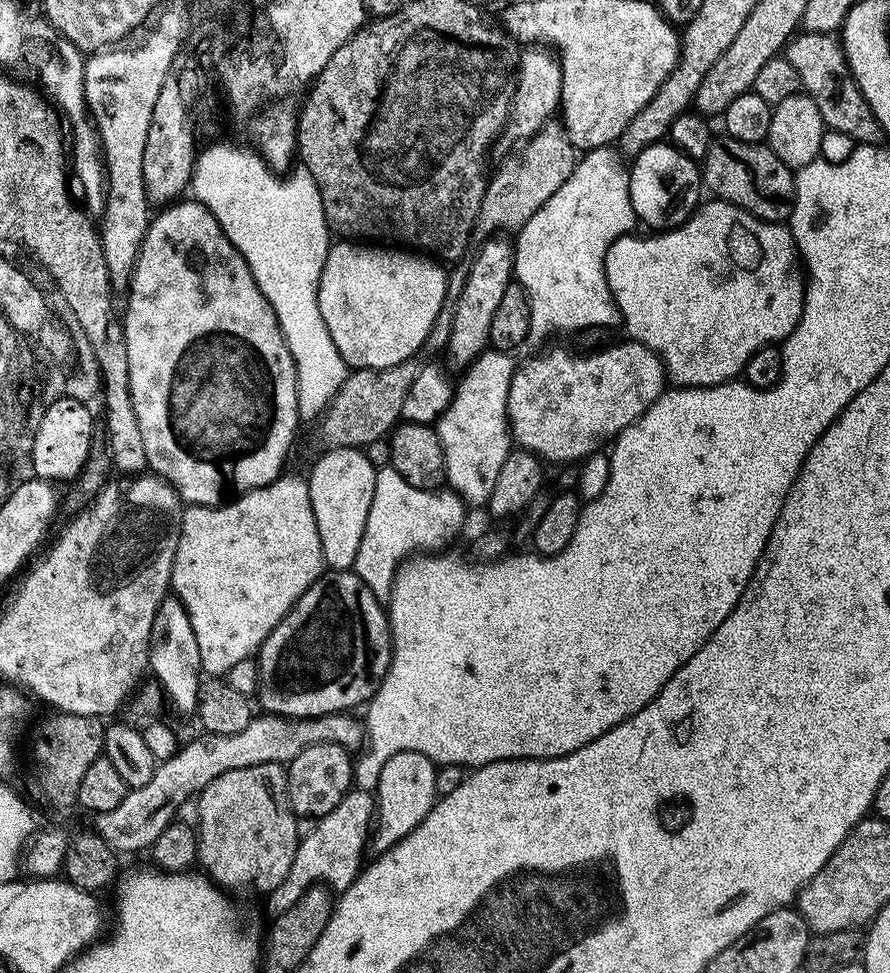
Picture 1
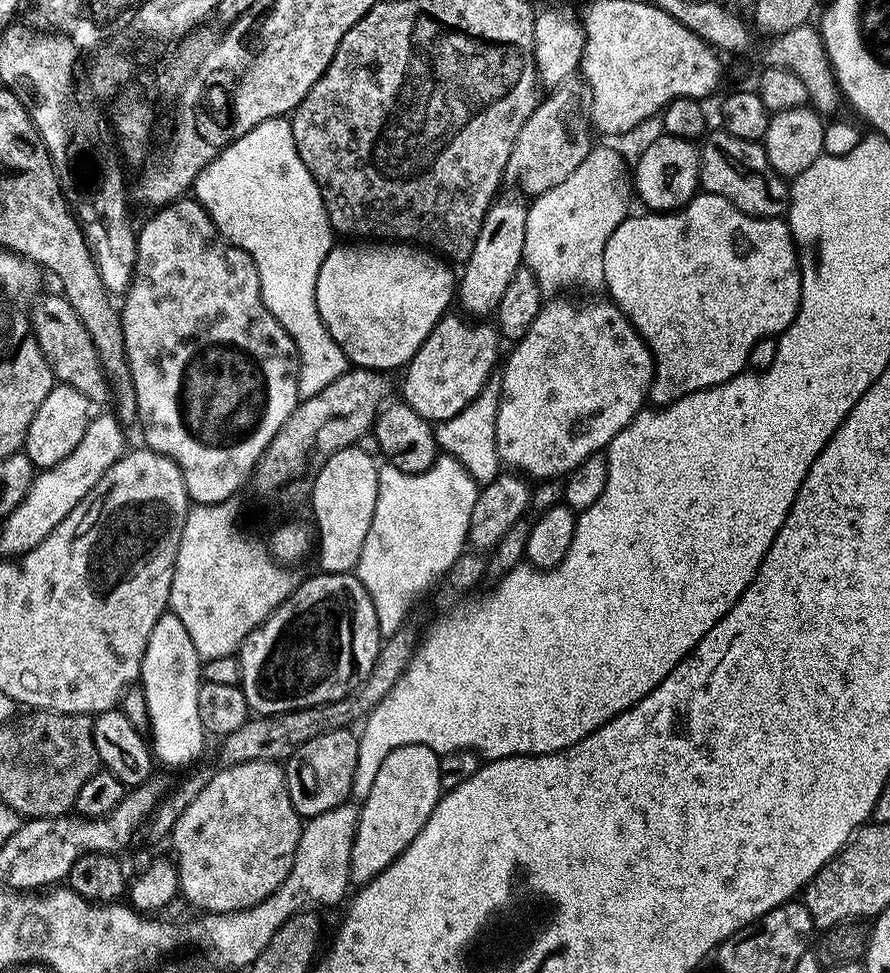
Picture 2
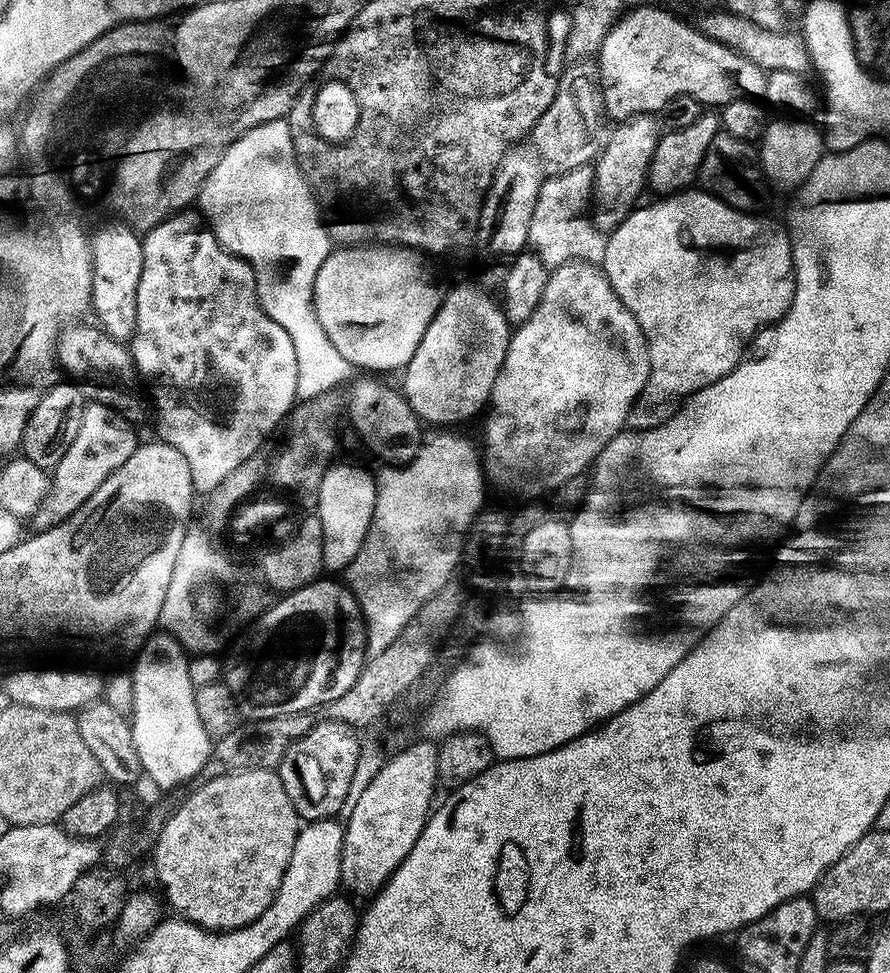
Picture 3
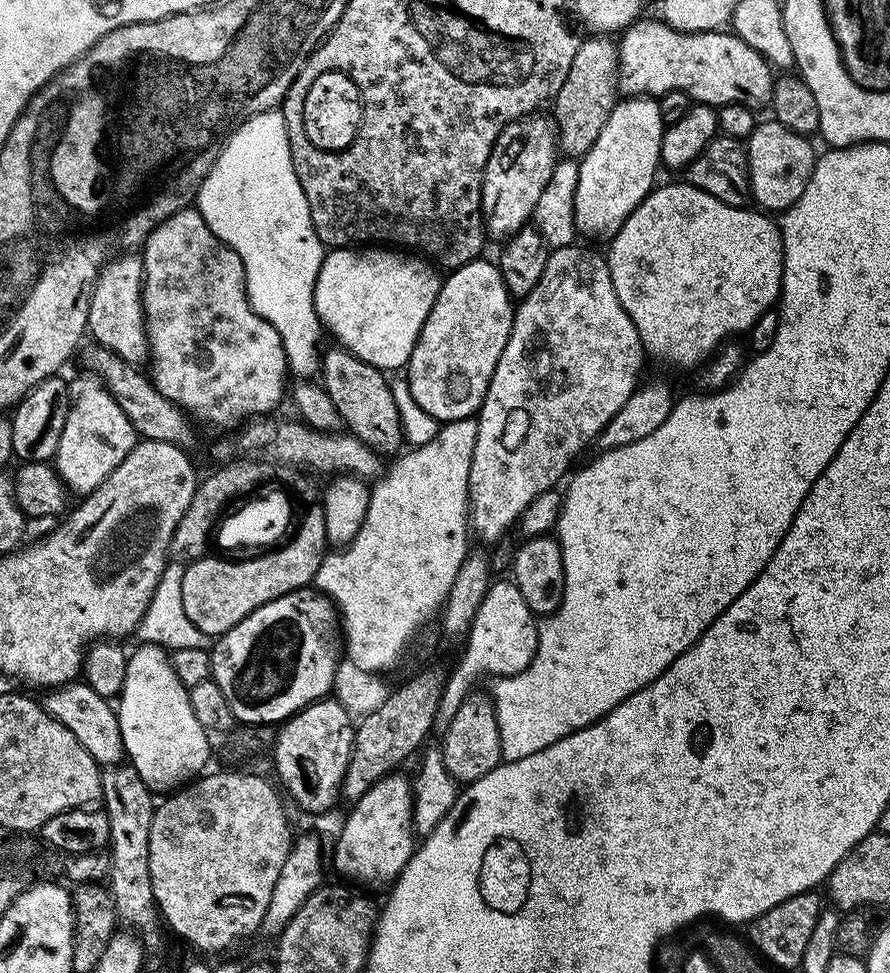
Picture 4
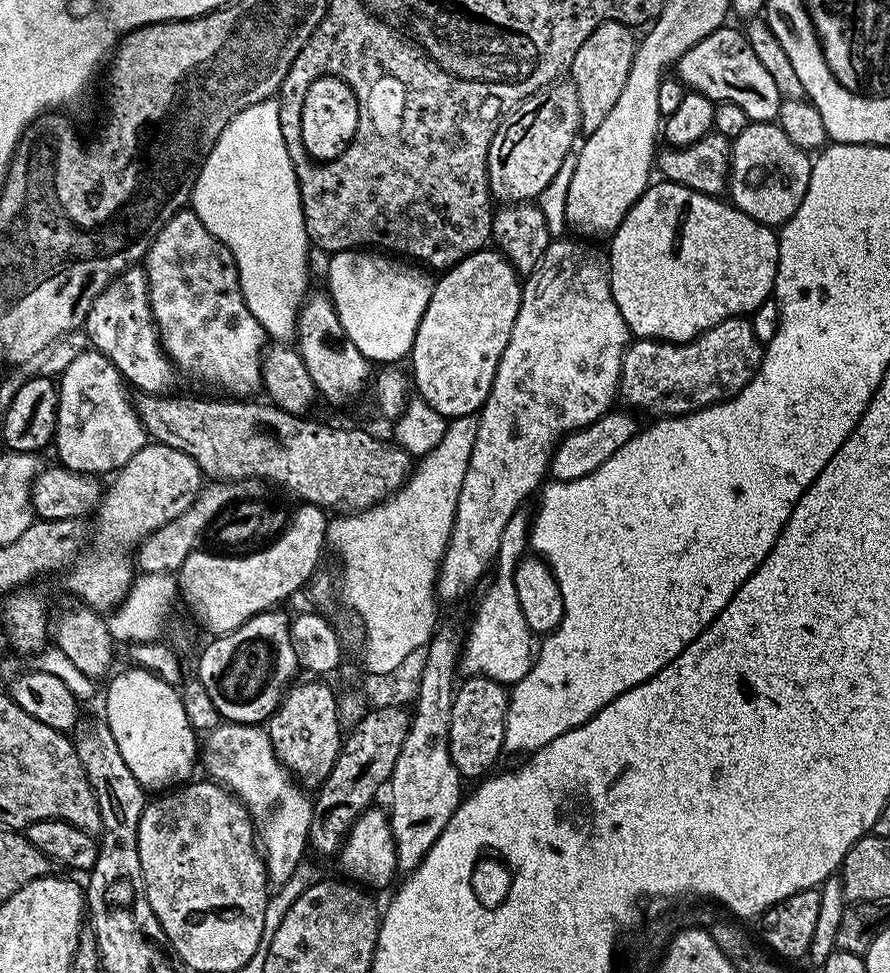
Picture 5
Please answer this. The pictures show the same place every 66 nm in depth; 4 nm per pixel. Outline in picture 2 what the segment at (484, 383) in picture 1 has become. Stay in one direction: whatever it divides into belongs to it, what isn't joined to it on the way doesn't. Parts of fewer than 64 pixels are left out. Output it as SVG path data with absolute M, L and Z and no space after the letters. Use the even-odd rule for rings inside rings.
M489 379L475 400L448 420L435 425L437 447L447 455L455 457L468 473L485 484L499 475L501 458L497 454L497 408L500 405L500 383L497 379Z

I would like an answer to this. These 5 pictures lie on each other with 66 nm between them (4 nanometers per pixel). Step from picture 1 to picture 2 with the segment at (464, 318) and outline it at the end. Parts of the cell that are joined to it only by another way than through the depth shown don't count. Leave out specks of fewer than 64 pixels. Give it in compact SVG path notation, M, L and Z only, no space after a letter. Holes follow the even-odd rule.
M497 199L488 207L482 226L478 230L478 238L474 242L474 250L470 258L463 261L464 273L458 276L458 304L472 318L488 318L493 315L502 302L502 293L510 278L524 264L523 243L526 235L527 207L516 200Z

